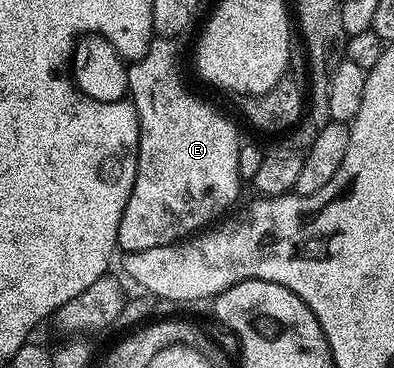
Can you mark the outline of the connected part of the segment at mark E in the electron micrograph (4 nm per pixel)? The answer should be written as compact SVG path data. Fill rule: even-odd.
M172 39L153 40L142 60L131 62L128 69L127 92L140 120L140 150L134 187L130 191L126 211L122 211L122 223L118 223L116 244L124 253L173 245L193 236L223 218L242 188L238 175L238 155L242 144L240 133L218 110L199 101L184 86L180 65L176 62L176 44Z

